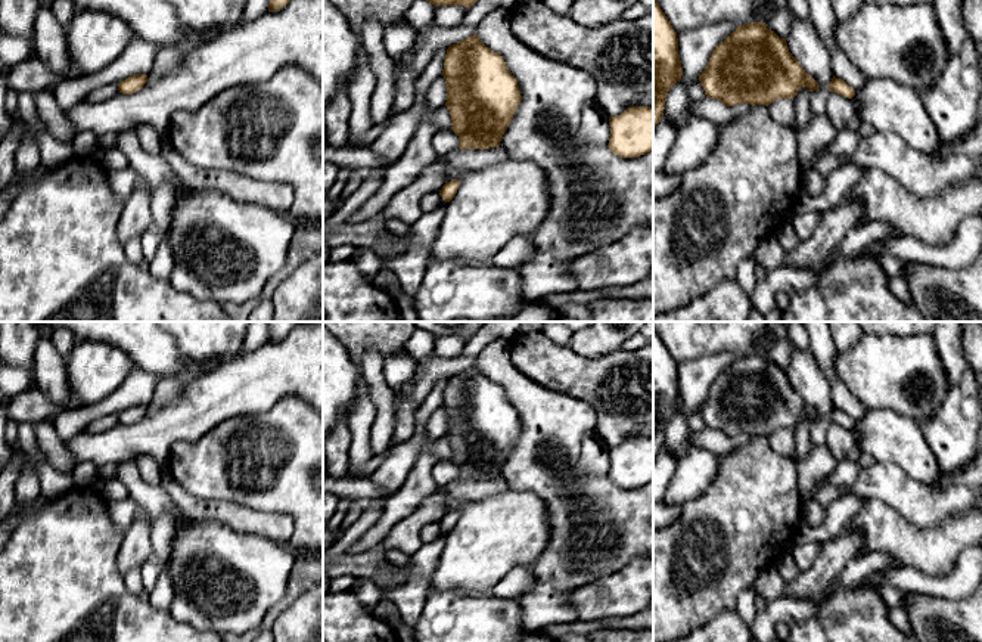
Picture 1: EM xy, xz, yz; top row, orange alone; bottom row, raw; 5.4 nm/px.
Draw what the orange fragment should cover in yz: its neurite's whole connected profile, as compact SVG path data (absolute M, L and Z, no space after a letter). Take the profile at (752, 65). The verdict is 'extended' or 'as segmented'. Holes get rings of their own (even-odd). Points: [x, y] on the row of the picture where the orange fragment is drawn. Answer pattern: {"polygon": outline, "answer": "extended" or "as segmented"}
{"polygon": "M765 22L739 25L714 49L705 71L699 74L699 81L706 97L717 99L727 106L737 103L768 106L777 99L793 99L801 87L809 92L820 87L792 56L786 38L768 30Z", "answer": "as segmented"}

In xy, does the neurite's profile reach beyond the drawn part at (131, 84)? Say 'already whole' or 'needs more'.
already whole

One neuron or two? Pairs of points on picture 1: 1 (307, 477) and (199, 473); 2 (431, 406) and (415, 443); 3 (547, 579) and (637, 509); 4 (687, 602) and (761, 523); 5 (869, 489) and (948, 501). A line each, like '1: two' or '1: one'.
1: one
2: one
3: one
4: one
5: one

